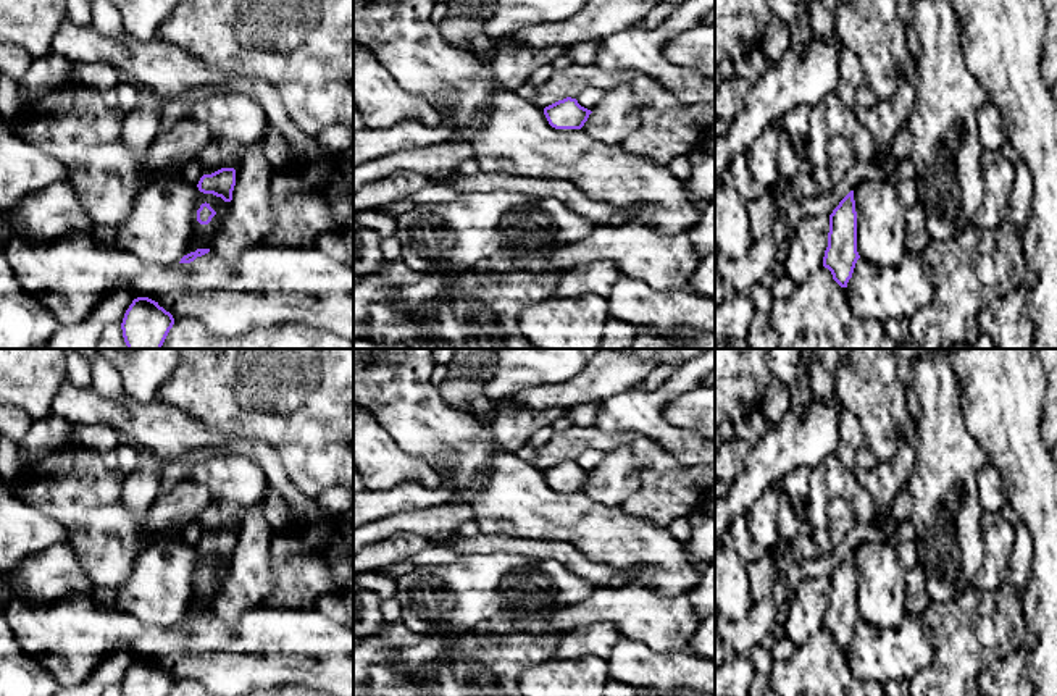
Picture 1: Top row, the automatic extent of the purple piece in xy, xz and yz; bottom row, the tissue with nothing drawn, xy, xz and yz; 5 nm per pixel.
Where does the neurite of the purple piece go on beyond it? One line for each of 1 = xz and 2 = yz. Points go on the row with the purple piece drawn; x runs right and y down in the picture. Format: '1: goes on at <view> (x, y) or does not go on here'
1: does not go on here
2: does not go on here

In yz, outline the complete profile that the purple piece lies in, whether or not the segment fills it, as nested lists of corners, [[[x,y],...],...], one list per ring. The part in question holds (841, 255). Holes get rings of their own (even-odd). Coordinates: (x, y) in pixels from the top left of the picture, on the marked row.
[[[850,191],[829,215],[828,247],[823,257],[823,266],[833,275],[833,279],[847,287],[857,260],[857,212],[854,191]]]

